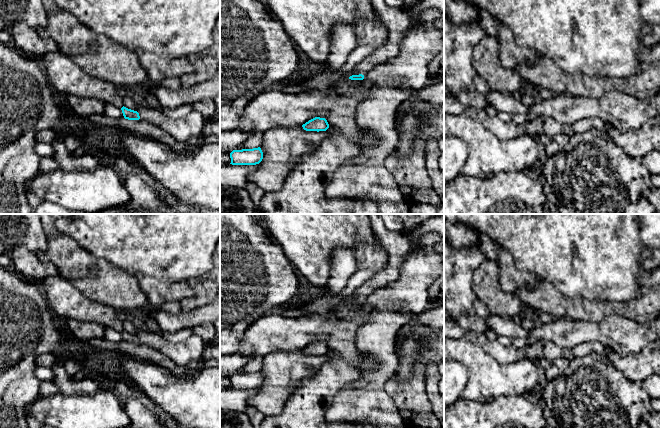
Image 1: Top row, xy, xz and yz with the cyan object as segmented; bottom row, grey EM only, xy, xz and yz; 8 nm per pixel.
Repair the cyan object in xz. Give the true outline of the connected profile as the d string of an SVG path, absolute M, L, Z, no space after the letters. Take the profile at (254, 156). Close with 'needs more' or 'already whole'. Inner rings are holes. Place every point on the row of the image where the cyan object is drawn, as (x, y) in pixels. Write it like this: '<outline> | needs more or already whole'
M260 147L253 149L233 150L230 153L232 165L256 165L263 159L263 152Z | already whole

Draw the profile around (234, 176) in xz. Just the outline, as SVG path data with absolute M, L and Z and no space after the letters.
M220 164L220 187L244 189L250 182L248 175L257 170L256 165Z

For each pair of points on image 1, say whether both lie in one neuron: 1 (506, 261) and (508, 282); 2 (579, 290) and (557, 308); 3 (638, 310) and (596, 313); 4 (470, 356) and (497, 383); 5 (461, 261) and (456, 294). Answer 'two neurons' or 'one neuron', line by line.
1: one neuron
2: two neurons
3: one neuron
4: one neuron
5: one neuron

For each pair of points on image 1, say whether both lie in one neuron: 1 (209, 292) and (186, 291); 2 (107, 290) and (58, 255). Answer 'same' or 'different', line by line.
1: different
2: same

